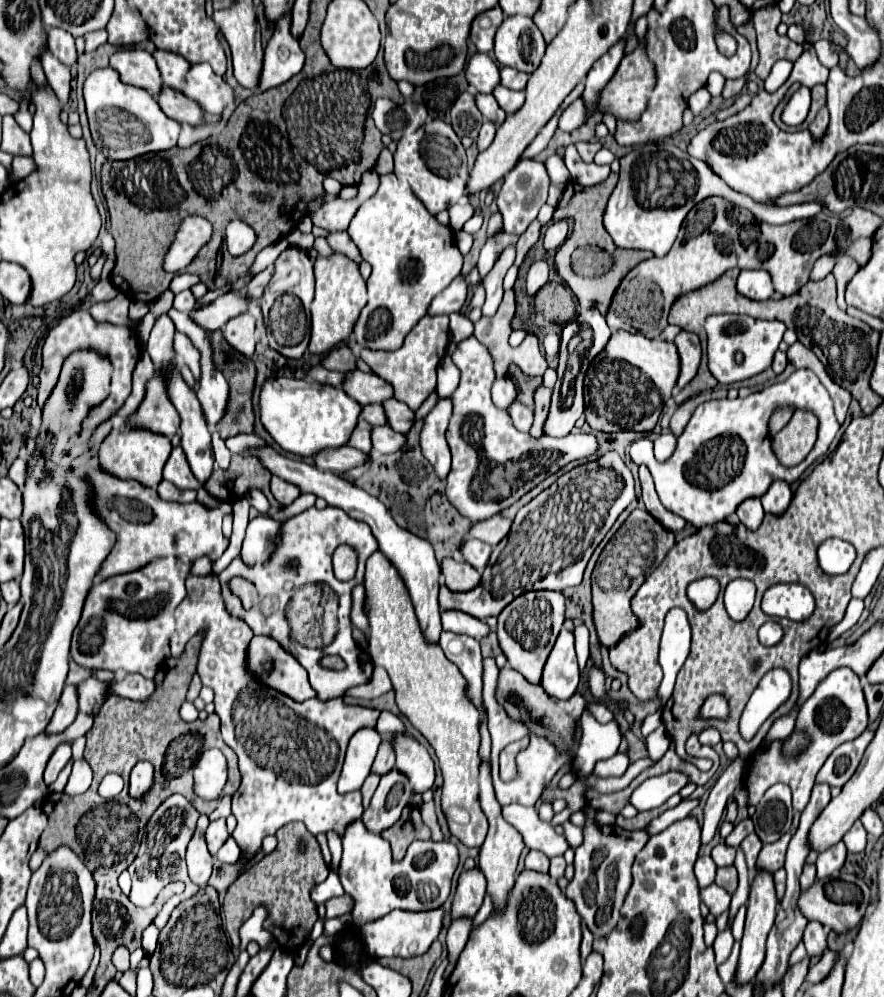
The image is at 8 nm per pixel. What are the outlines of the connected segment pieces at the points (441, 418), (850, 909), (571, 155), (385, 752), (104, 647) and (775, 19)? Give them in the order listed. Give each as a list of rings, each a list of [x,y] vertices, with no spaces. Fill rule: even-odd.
[[[448,398],[440,400],[424,418],[424,426],[420,432],[422,454],[432,464],[434,474],[440,480],[444,480],[450,470],[450,448],[444,440],[450,416],[452,416],[452,402]]]
[[[816,880],[810,888],[806,888],[806,890],[800,892],[798,908],[800,908],[800,912],[802,912],[808,920],[818,920],[820,924],[824,924],[826,928],[830,928],[830,930],[834,930],[834,932],[838,932],[838,934],[856,928],[856,926],[860,924],[860,918],[866,916],[864,902],[858,902],[858,904],[836,904],[836,902],[832,902],[832,900],[826,896],[826,892],[824,892],[824,882],[820,882],[820,880]]]
[[[572,144],[566,148],[566,168],[570,170],[570,176],[584,186],[598,184],[610,172],[608,164],[598,166],[594,162],[584,162]]]
[[[386,740],[380,746],[380,752],[378,752],[378,756],[376,756],[374,764],[372,764],[372,772],[378,774],[378,776],[384,776],[392,768],[394,768],[394,752],[392,752],[392,746],[390,746],[390,740]]]
[[[176,558],[154,560],[152,564],[130,572],[106,578],[98,582],[84,604],[82,618],[78,622],[78,654],[72,654],[72,660],[86,670],[112,670],[112,672],[138,672],[144,678],[152,678],[156,668],[170,656],[170,636],[172,636],[172,618],[176,606],[186,596],[186,576],[190,572],[190,562]]]
[[[778,6],[752,12],[752,22],[756,28],[756,44],[760,52],[760,62],[754,70],[758,78],[766,78],[776,60],[786,58],[794,62],[802,54],[800,44],[792,42],[788,36],[776,34],[776,24],[780,24],[780,16],[782,12],[778,10]]]

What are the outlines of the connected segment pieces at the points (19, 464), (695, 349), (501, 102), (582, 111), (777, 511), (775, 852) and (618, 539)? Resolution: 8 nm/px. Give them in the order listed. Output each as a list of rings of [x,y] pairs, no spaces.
[[[16,458],[14,464],[12,464],[10,470],[8,470],[8,476],[10,476],[18,486],[24,484],[24,478],[26,478],[26,462],[24,462],[22,458]]]
[[[680,332],[674,338],[674,344],[678,348],[678,356],[680,356],[680,376],[676,382],[676,388],[684,388],[698,372],[700,366],[700,340],[696,334],[690,332]]]
[[[496,86],[492,96],[496,98],[498,106],[506,112],[506,114],[512,114],[520,108],[520,104],[524,104],[524,92],[522,90],[508,90],[504,86]]]
[[[578,98],[576,102],[572,102],[558,120],[558,128],[564,132],[572,132],[576,128],[580,128],[582,124],[586,124],[586,106],[582,102],[582,98]]]
[[[776,480],[776,484],[772,484],[772,488],[768,488],[768,492],[760,498],[764,512],[774,514],[774,516],[784,514],[786,508],[790,506],[790,500],[792,500],[790,486],[784,484],[782,480]]]
[[[782,834],[780,840],[762,846],[760,856],[758,856],[758,868],[766,868],[770,872],[776,872],[778,868],[782,868],[788,842],[790,842],[790,834]]]
[[[634,510],[622,524],[622,528],[614,534],[614,538],[604,546],[592,572],[592,620],[596,626],[598,642],[602,646],[614,646],[624,632],[638,626],[638,618],[630,608],[630,600],[634,598],[648,572],[660,566],[672,546],[674,534],[662,528],[660,522],[646,510]]]

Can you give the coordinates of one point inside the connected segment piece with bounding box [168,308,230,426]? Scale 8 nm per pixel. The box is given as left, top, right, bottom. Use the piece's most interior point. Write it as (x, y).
(213, 392)

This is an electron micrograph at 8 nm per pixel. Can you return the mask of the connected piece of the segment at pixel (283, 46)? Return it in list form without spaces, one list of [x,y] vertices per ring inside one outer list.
[[[286,12],[274,24],[274,32],[264,48],[262,72],[258,82],[260,92],[284,84],[304,66],[304,52],[300,50],[298,40],[290,34],[290,22],[292,16]]]

